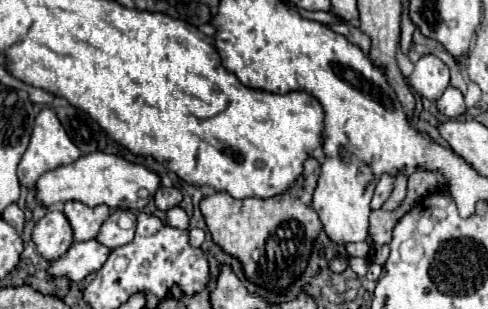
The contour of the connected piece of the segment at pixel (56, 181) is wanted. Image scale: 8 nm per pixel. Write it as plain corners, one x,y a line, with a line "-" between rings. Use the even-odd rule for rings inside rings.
92,152
86,156
80,156
76,162
54,168
46,174
42,174
36,182
36,202
40,202
44,208
50,208
54,204
64,204
68,200
80,200
82,204
88,204
90,208
106,204
112,210
142,210
152,198
154,192
160,186
160,178
154,172
148,172
140,164
126,162
120,156
104,154
104,152

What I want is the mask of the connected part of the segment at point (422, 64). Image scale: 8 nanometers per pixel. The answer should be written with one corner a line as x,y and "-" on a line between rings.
432,54
422,56
410,76
410,84
420,96
428,100
438,100
450,84
450,70
440,58

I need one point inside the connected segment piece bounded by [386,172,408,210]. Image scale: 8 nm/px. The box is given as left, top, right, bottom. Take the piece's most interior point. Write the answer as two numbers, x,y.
400,187

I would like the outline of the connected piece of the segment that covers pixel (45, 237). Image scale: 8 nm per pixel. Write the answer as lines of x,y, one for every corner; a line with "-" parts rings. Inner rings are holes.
58,210
46,212
44,218
40,218
32,230
32,240
46,260
56,260
66,254
70,244
74,242
72,238
72,228
66,216

